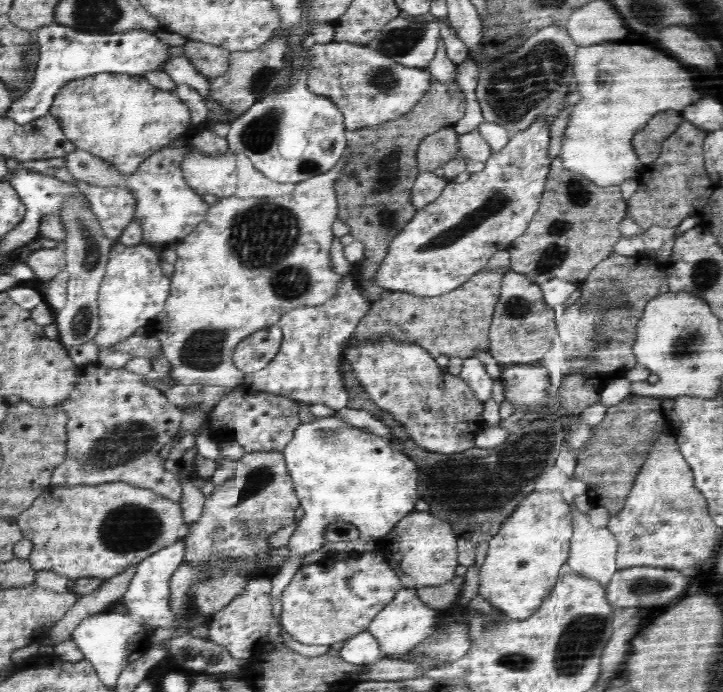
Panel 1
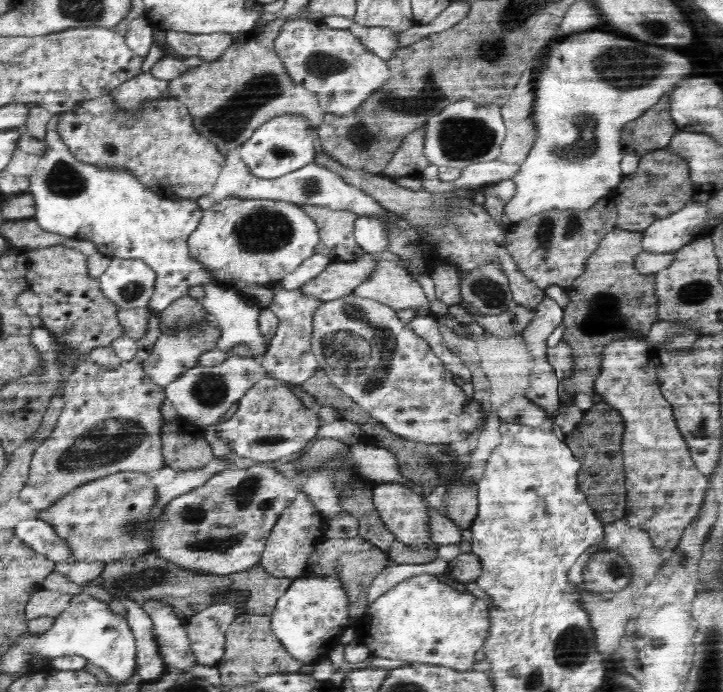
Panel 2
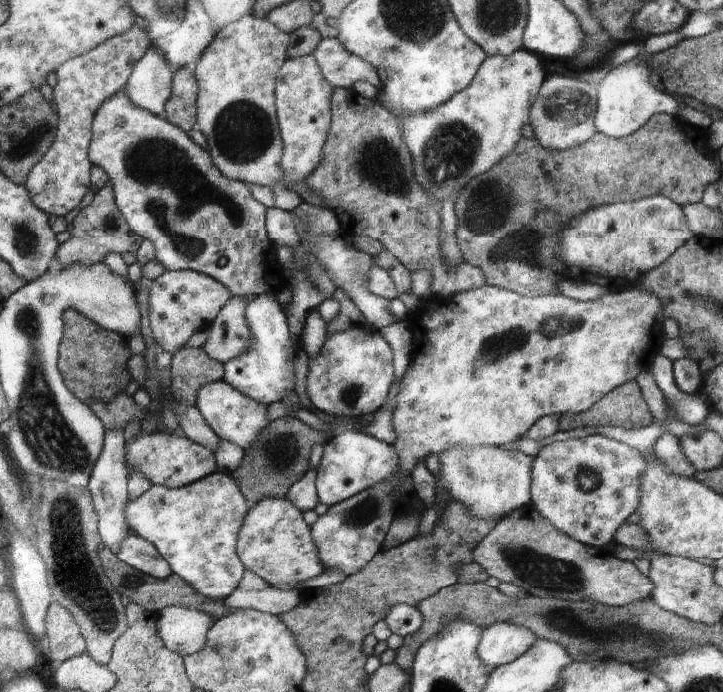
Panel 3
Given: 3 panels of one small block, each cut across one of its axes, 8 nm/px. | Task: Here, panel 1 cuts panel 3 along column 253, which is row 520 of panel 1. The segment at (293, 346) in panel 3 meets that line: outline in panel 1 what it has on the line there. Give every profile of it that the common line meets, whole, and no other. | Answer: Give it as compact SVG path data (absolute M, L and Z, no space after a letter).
M336 414L315 418L310 423L300 422L282 453L304 515L287 544L287 561L271 580L272 618L280 624L280 635L286 647L304 656L315 657L327 653L330 646L296 642L284 630L281 621L281 596L296 571L302 567L300 560L308 552L325 546L323 534L327 526L338 519L357 526L359 538L364 541L390 534L399 520L415 510L419 499L419 472L414 461L396 449L387 438L360 430Z

